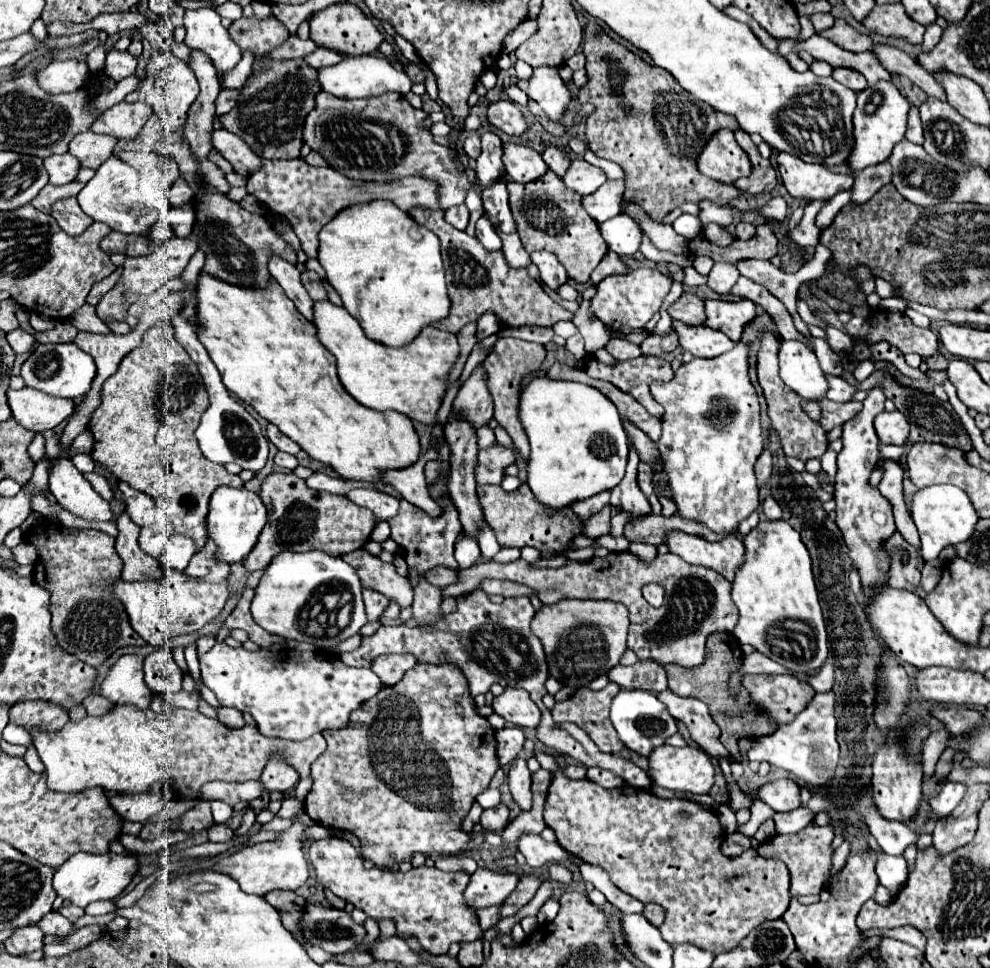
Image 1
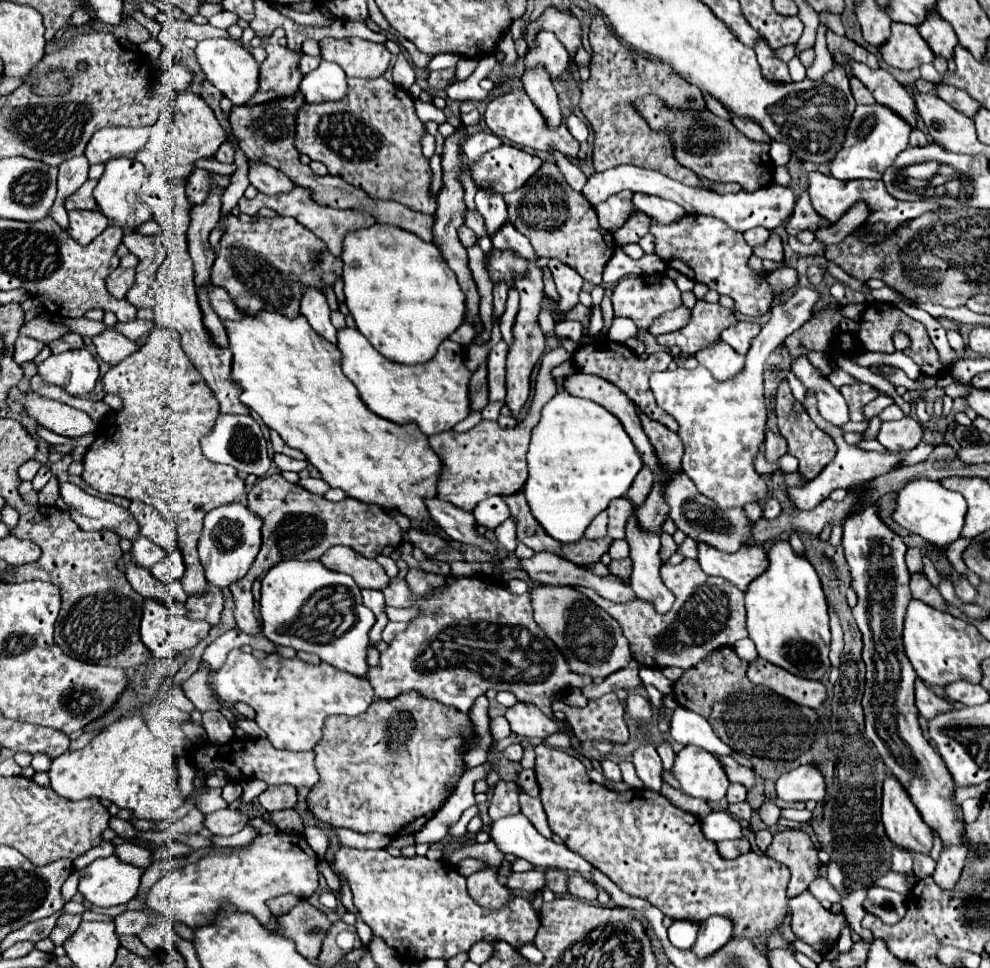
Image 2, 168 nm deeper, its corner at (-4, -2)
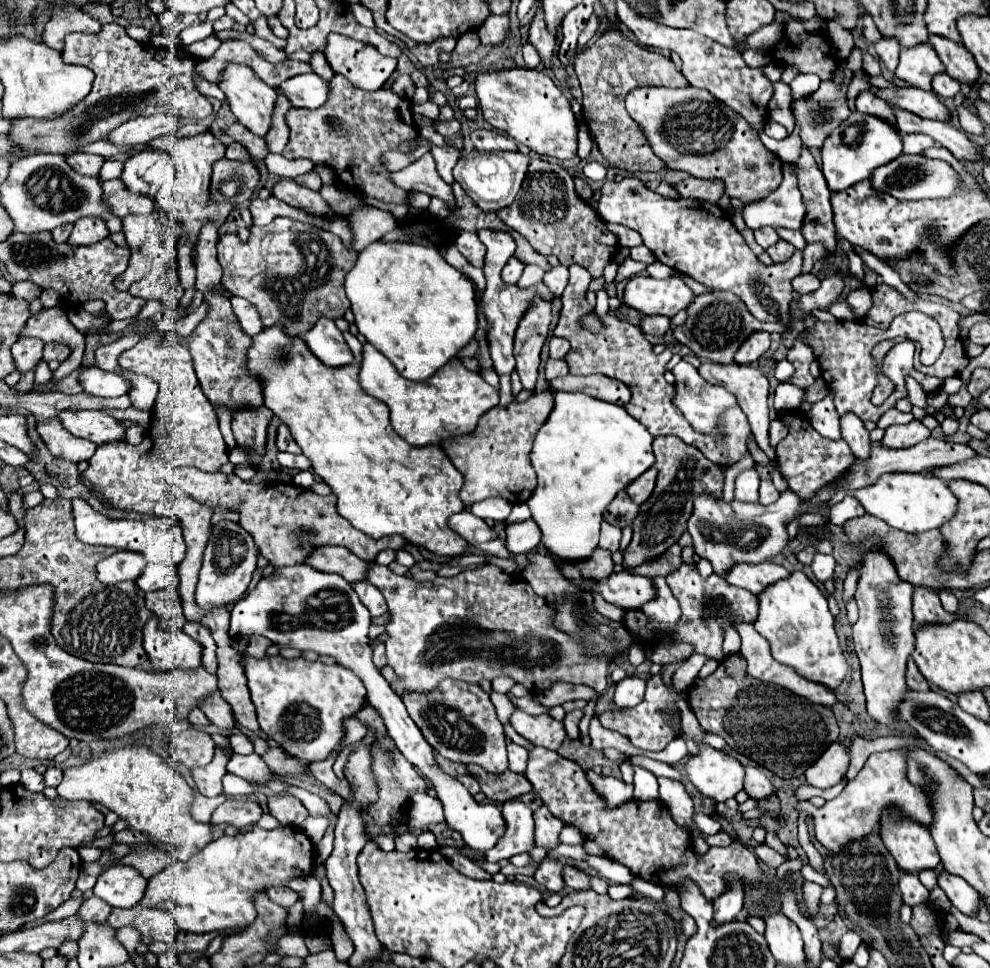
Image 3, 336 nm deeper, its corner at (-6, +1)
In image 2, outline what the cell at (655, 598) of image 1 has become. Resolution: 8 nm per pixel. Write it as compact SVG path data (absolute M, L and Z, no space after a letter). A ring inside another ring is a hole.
M633 514L627 524L627 542L631 546L629 558L633 560L633 574L629 578L633 592L637 598L651 602L657 612L665 614L671 610L675 598L659 576L659 568L663 564L659 558L659 536L643 532Z

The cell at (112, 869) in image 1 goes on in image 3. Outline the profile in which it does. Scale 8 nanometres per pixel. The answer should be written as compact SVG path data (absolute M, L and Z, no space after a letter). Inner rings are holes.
M113 863L97 877L93 893L111 907L133 907L141 901L147 881L139 881L139 871L131 865Z

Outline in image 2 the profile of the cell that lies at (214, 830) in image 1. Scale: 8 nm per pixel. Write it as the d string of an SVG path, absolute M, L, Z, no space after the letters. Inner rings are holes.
M221 808L219 812L205 816L205 826L215 836L233 836L241 832L247 822L249 822L249 814L241 810L231 810L231 808Z

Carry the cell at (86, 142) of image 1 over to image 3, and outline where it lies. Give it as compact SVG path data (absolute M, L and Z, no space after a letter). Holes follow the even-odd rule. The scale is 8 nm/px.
M153 115L153 117L137 117L133 121L125 121L117 129L107 135L107 141L119 147L135 147L147 145L161 135L169 135L177 131L179 119L169 115Z

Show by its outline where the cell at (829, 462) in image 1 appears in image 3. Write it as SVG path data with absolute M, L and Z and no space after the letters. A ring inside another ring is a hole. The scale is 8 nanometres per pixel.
M787 359L779 361L777 367L775 367L775 377L777 377L779 381L789 381L789 379L793 377L793 373L795 373L795 369L793 369L793 365L791 365Z

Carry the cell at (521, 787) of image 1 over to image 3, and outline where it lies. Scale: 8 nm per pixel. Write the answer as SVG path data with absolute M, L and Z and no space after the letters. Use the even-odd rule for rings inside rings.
M541 805L535 813L535 837L537 837L537 845L545 847L545 849L553 849L559 845L559 833L561 833L561 821L555 819L549 809L545 805Z

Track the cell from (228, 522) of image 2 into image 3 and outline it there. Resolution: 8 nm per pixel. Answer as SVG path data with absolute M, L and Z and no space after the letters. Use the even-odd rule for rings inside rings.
M221 519L217 525L213 525L207 547L205 547L203 567L199 571L199 583L195 593L197 603L205 609L233 603L239 595L245 593L253 577L253 571L257 567L257 557L259 557L259 549L253 541L253 535L245 531L239 523Z

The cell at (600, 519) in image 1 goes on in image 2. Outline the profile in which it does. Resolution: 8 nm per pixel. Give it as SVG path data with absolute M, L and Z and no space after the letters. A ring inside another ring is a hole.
M615 498L611 500L607 512L609 512L609 536L615 540L625 538L625 526L633 514L633 504L625 498Z

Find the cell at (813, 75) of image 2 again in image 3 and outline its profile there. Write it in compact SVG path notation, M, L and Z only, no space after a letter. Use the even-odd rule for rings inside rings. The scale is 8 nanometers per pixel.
M813 73L809 75L799 75L791 81L791 97L805 97L805 95L811 95L817 87L819 87L821 79Z

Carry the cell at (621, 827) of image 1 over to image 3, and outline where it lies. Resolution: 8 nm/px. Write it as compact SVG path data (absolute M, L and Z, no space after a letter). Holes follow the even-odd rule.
M535 747L529 753L525 777L557 819L565 825L577 827L583 837L597 843L611 861L629 867L639 879L657 883L665 889L679 889L685 879L691 879L707 901L715 901L729 889L727 875L735 875L741 885L755 885L757 881L763 881L763 871L751 847L741 841L733 841L727 847L709 847L705 855L699 855L693 849L691 833L687 827L673 821L665 803L631 799L619 807L609 807L607 801L593 789L585 771L575 761L561 757L557 751Z

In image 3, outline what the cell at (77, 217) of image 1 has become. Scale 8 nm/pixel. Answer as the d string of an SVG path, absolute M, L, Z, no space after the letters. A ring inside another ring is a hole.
M81 217L73 227L69 243L93 245L93 243L105 239L107 235L109 235L109 229L107 229L107 223L103 217Z

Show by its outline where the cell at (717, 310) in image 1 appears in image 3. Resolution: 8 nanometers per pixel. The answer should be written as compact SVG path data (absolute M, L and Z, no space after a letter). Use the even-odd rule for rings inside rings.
M767 331L751 333L751 335L741 343L741 347L737 349L735 361L737 361L737 363L743 363L743 365L757 361L757 359L769 349L769 339L771 339L771 337L769 337Z

